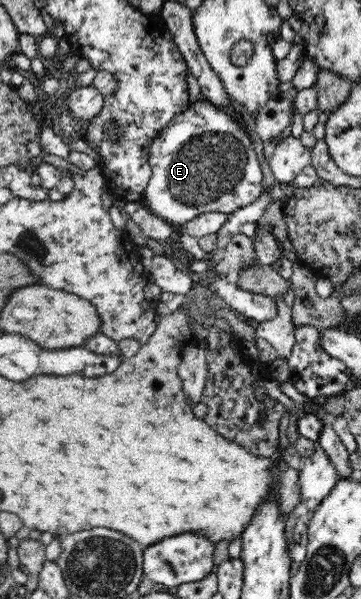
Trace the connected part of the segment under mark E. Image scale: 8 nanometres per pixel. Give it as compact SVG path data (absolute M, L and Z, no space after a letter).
M204 95L189 103L177 113L167 127L157 134L147 147L148 165L152 170L151 180L146 187L144 199L149 201L148 209L171 225L184 225L201 213L233 213L256 201L263 188L263 173L253 141L242 124L226 109L211 103Z

